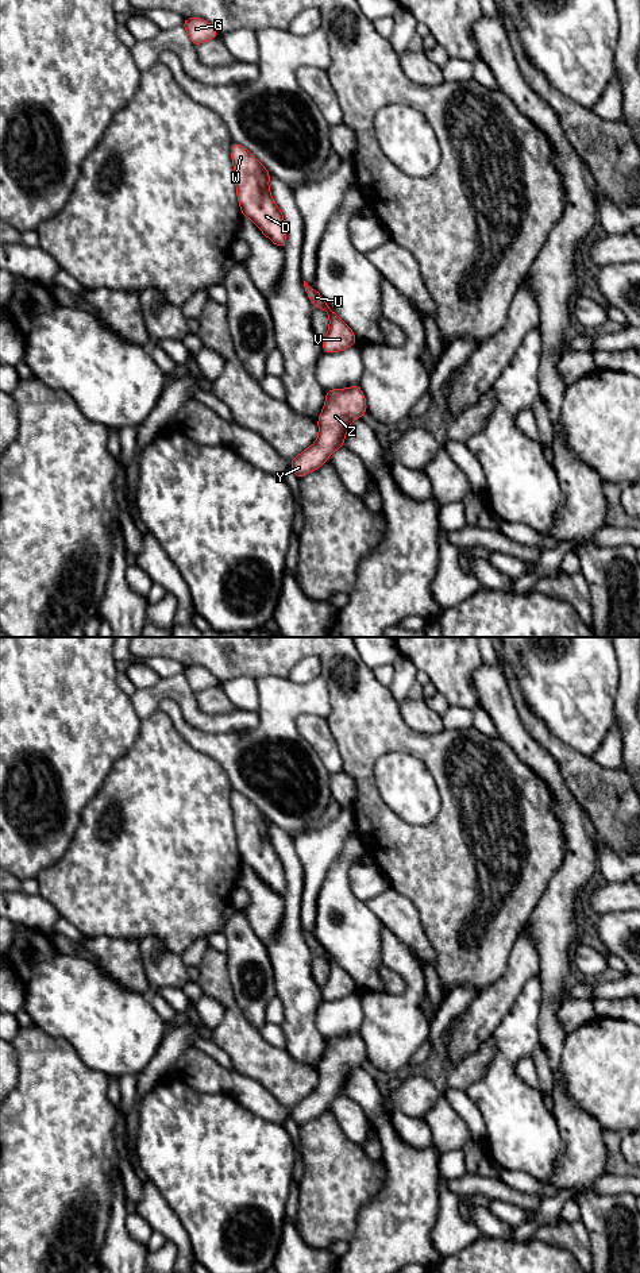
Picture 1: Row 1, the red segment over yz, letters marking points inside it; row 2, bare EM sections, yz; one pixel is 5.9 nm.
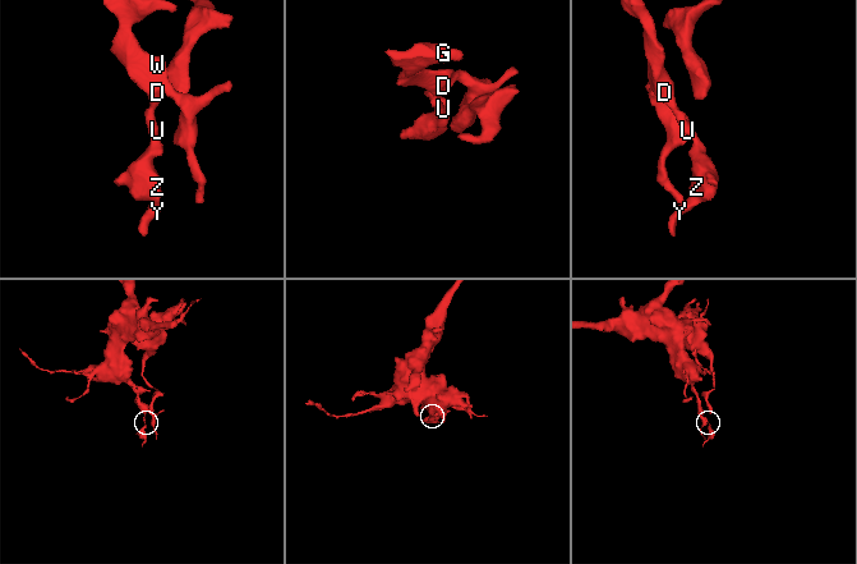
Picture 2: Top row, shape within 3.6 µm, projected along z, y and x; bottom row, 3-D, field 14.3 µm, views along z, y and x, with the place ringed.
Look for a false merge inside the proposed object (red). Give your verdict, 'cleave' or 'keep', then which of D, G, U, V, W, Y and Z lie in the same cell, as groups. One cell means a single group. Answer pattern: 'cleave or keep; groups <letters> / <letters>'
keep; groups D G U V W Y Z

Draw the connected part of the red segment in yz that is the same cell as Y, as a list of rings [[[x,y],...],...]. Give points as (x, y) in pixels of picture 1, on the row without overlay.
[[[361,1033],[348,1037],[325,1039],[325,1052],[317,1066],[317,1088],[290,1108],[290,1118],[300,1127],[325,1112],[328,1106],[344,1095],[350,1072],[367,1060],[366,1046]]]

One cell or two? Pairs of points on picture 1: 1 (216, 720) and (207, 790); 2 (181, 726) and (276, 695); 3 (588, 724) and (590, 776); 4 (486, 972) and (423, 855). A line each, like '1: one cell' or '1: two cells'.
1: two cells
2: one cell
3: two cells
4: one cell

